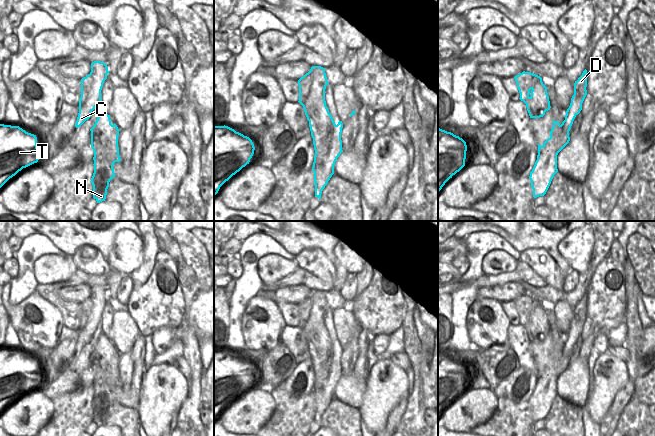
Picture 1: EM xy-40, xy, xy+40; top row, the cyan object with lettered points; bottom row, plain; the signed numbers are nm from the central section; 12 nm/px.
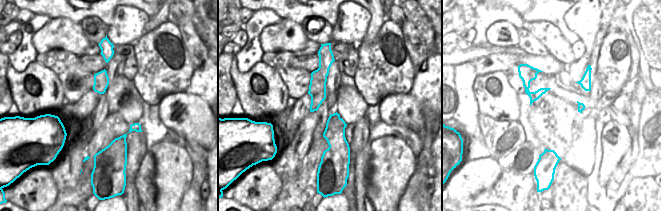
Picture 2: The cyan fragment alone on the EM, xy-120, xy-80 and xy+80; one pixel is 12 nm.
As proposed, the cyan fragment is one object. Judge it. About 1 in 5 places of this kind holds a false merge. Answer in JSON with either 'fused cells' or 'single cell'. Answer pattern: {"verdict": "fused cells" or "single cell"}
{"verdict": "fused cells"}

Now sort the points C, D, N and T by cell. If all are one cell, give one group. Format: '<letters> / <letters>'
C / D N T

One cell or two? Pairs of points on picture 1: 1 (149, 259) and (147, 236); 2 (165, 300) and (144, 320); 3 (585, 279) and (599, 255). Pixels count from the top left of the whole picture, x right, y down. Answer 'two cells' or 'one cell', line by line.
1: one cell
2: one cell
3: two cells

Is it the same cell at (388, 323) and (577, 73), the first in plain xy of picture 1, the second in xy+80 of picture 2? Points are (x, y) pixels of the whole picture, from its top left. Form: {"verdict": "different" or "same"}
{"verdict": "different"}

